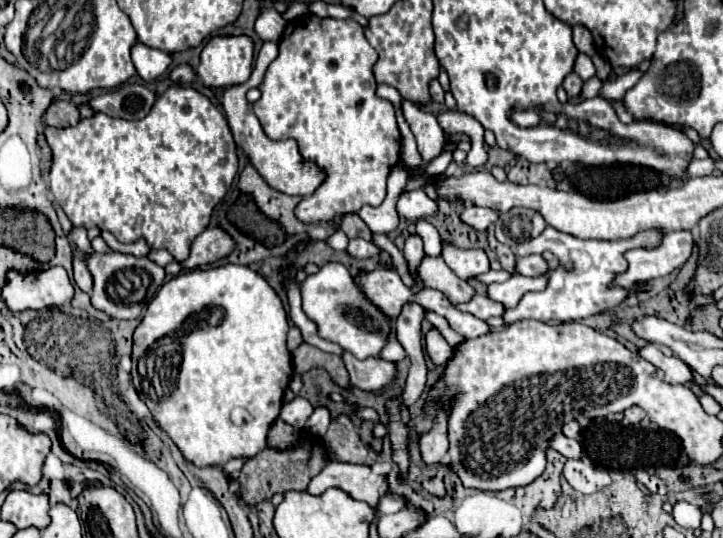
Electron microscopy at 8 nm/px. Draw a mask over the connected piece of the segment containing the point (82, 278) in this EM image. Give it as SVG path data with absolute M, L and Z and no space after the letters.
M74 252L74 260L72 262L74 262L74 280L76 280L78 288L84 290L84 292L90 292L92 290L92 276L90 276L90 272L86 268L84 258Z

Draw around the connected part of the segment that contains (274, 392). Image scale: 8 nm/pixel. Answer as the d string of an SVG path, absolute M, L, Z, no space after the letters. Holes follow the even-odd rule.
M224 264L224 266L214 266L214 268L208 268L208 270L190 270L190 272L182 272L182 274L174 276L172 280L164 282L164 286L156 294L156 298L148 304L146 314L144 314L140 326L134 332L132 382L134 382L134 388L140 396L140 400L148 406L148 410L152 412L158 426L172 438L172 442L178 446L178 450L182 452L182 456L190 464L194 464L196 468L220 466L220 464L226 464L232 458L240 458L240 456L252 458L266 446L268 428L272 426L272 422L280 414L282 396L284 396L284 390L288 388L288 382L290 382L290 376L292 376L292 370L290 370L292 368L292 356L286 348L286 334L288 334L288 316L286 316L286 310L282 306L280 296L258 272L250 270L248 266ZM238 408L242 410L242 422L234 420L234 410L238 410Z

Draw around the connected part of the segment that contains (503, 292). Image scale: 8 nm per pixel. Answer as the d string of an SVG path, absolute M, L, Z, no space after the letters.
M546 272L544 276L512 276L510 280L506 280L504 284L490 284L488 286L488 296L496 302L502 302L506 308L516 308L516 304L520 302L520 298L526 292L540 292L548 286L548 278L550 272Z

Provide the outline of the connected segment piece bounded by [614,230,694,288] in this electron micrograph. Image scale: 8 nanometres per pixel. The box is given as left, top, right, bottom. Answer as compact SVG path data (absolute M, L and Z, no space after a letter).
M676 230L664 236L658 248L636 248L624 256L628 260L628 272L614 280L616 286L632 288L636 282L650 282L680 268L692 254L694 236L690 230Z

